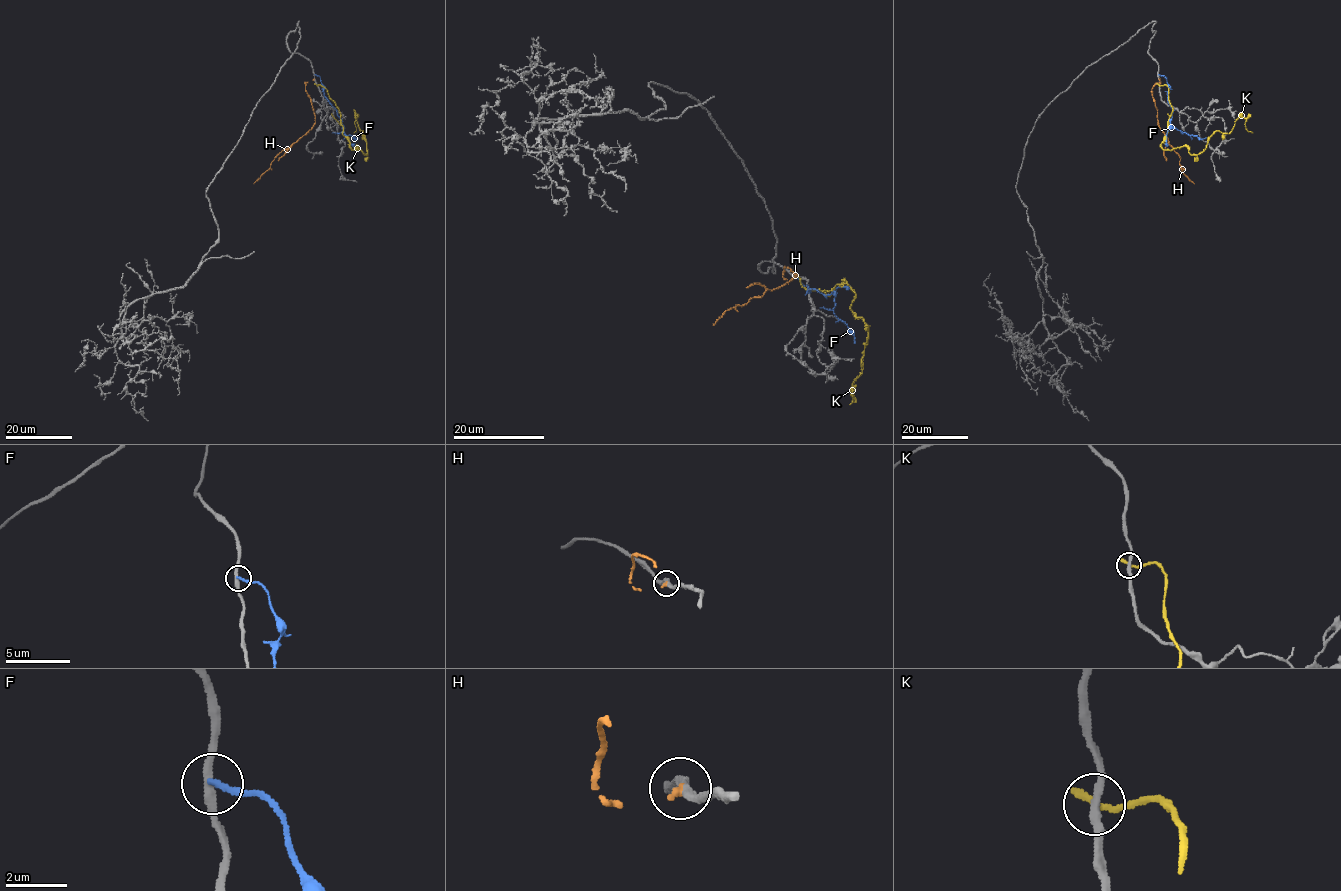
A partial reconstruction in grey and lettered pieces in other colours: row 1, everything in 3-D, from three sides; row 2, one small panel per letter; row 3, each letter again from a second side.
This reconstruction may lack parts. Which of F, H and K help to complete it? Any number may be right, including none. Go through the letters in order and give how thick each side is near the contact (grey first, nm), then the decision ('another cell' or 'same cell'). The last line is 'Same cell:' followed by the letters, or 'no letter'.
F: 260 nm thick on the grey side, 160 nm on the other; another cell
H: 240 nm thick on the grey side, 170 nm on the other; another cell
K: 240 nm thick on the grey side, 280 nm on the other; another cell
Same cell: no letter

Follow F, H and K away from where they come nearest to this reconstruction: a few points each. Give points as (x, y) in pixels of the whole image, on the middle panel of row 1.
F: (796, 276), (807, 290), (816, 289), (825, 295), (832, 293), (835, 314), (847, 326), (855, 343)
H: (795, 277), (787, 279), (782, 276), (783, 267), (797, 275), (742, 305), (728, 309), (713, 325)
K: (799, 277), (808, 289), (829, 295), (844, 280), (855, 294), (850, 306), (868, 326), (868, 341), (849, 404)

